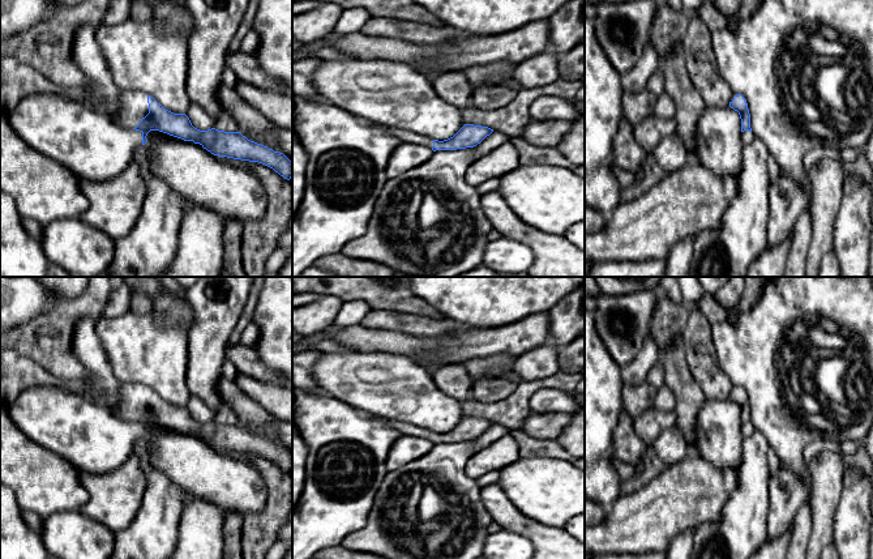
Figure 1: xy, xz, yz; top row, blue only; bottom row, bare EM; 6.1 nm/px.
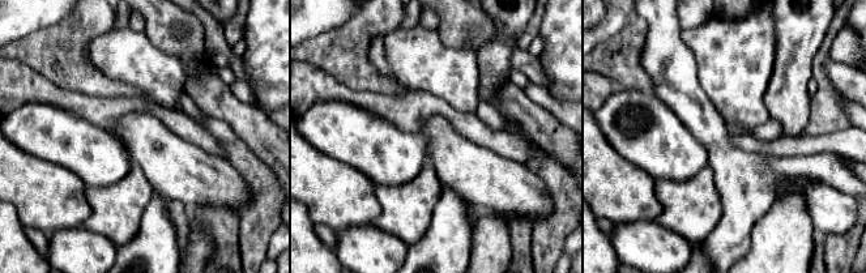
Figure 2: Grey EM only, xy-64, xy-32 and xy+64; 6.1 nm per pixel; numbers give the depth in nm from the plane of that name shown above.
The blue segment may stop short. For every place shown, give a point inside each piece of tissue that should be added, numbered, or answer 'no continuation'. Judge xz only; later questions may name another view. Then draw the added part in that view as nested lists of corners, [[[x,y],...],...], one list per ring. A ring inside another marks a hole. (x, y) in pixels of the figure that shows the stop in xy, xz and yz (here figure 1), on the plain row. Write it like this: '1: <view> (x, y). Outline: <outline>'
1: xz (405, 429). Outline: [[[382,419],[382,421],[386,422],[390,427],[398,430],[402,435],[412,435],[416,438],[424,438],[424,439],[428,439],[429,441],[433,440],[433,431],[431,430],[425,430],[423,427],[418,427],[415,424],[410,424],[410,423],[399,422],[399,421],[390,421],[390,419]]]

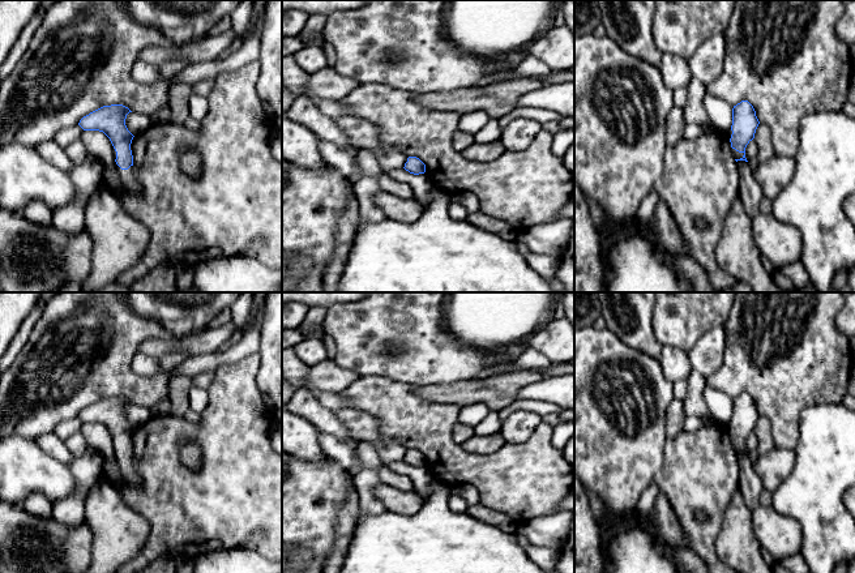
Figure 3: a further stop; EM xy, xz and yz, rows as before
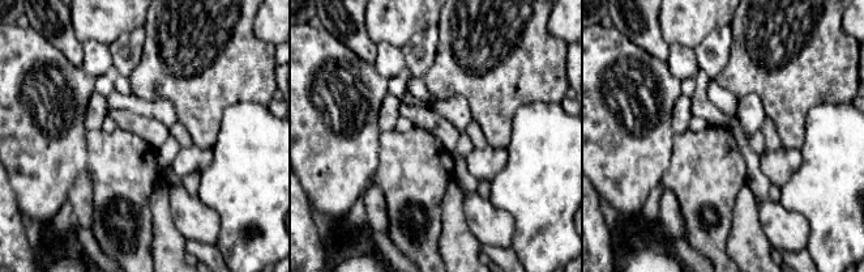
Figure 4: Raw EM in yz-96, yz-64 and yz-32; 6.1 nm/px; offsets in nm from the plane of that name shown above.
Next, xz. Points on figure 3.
no continuation

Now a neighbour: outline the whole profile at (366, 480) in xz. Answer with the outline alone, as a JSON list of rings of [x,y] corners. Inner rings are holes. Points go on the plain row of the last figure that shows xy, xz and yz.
[[[365,441],[359,442],[359,458],[363,462],[363,469],[352,474],[359,510],[368,516],[380,514],[385,510],[385,506],[376,497],[376,486],[381,482],[377,469],[382,462],[375,446]]]

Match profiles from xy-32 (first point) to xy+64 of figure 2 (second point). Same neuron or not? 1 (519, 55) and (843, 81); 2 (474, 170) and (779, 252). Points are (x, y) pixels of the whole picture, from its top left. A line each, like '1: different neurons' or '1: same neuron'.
1: same neuron
2: different neurons

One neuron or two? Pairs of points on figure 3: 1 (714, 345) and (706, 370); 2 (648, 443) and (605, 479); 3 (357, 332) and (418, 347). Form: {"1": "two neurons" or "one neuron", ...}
{"1": "one neuron", "2": "one neuron", "3": "one neuron"}

